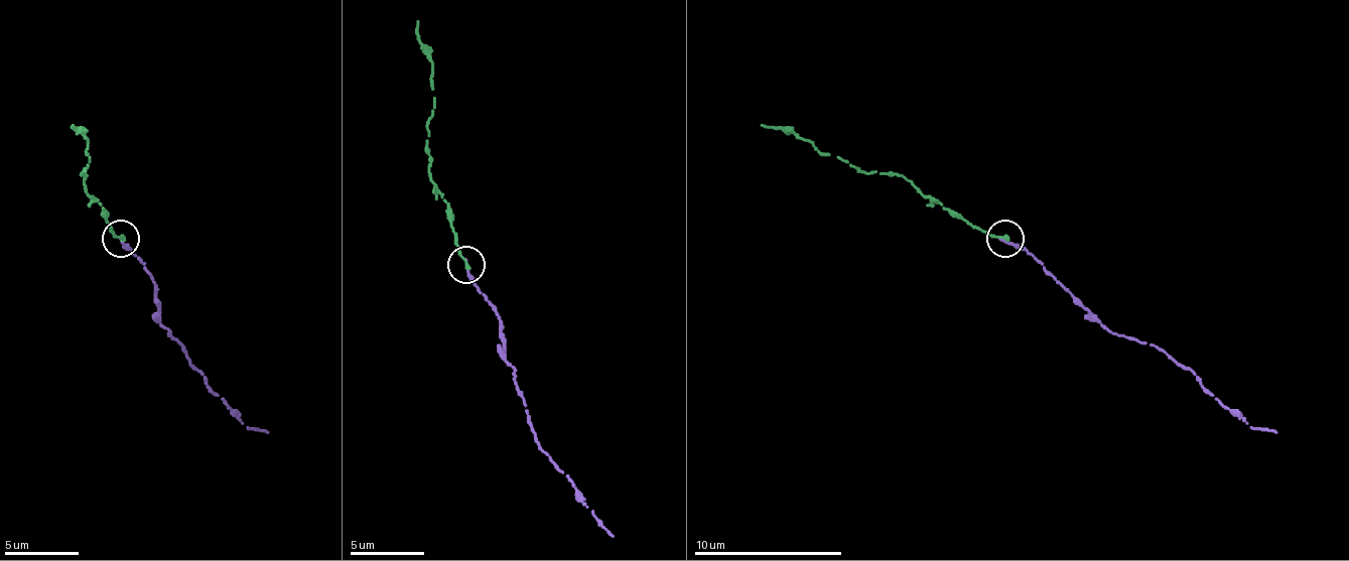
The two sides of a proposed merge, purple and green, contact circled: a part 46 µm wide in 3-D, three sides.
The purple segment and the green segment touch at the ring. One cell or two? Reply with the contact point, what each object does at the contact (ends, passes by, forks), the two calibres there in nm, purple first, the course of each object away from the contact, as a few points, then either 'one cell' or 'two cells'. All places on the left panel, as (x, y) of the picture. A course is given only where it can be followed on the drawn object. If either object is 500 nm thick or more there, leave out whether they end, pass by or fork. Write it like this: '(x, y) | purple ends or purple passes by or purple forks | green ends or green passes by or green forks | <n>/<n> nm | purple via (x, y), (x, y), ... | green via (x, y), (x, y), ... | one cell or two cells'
(121, 239) | purple ends | green ends | 240/260 nm | purple via (120, 240), (153, 280), (157, 317), (168, 332), (247, 429), (269, 433) | green via (120, 240), (83, 176), (90, 157), (87, 139), (72, 124) | one cell

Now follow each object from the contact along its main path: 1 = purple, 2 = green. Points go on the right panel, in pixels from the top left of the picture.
1: (1003, 240), (1023, 247), (1111, 332), (1153, 343), (1186, 366), (1253, 429), (1275, 433)
2: (1003, 240), (951, 218), (903, 176), (858, 172), (806, 139), (762, 124)

